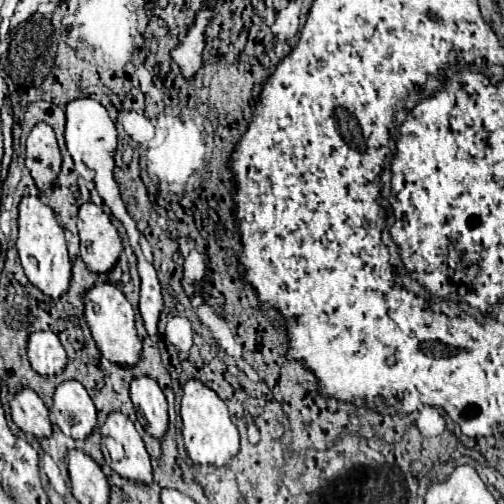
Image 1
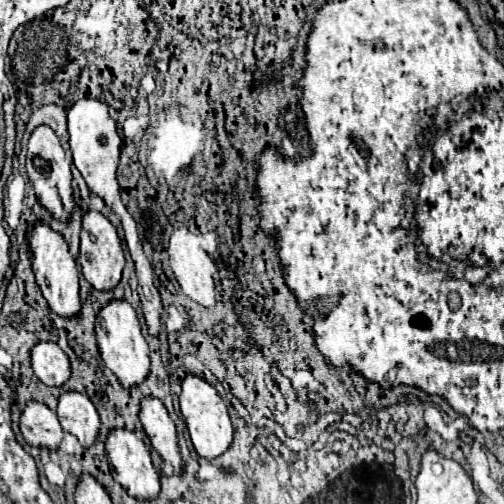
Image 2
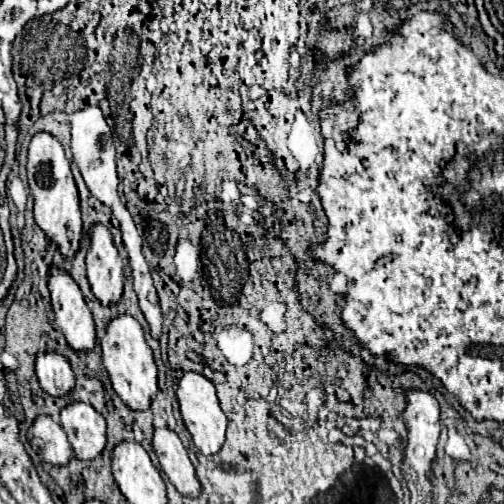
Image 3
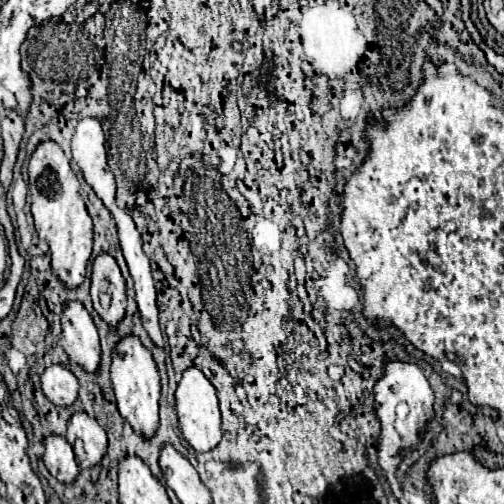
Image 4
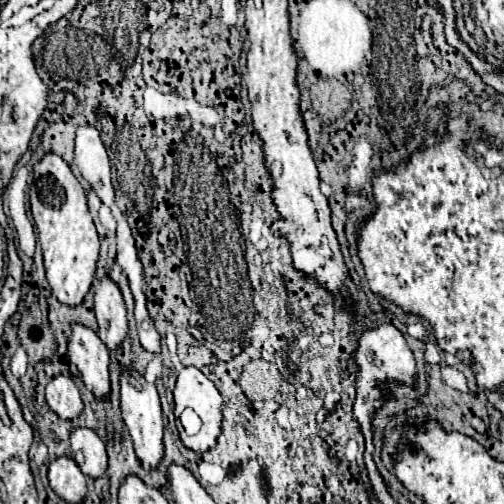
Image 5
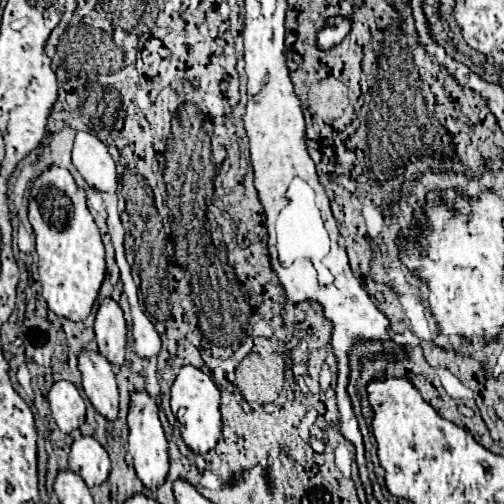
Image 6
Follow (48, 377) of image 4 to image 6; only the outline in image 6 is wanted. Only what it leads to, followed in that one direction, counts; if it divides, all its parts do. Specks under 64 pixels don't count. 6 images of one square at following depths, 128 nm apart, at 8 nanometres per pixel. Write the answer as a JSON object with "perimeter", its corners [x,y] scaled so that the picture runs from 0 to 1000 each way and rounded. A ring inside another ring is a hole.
{"perimeter":[[[115,754],[95,778],[99,817],[115,849],[131,861],[167,841],[167,794],[143,758]]]}

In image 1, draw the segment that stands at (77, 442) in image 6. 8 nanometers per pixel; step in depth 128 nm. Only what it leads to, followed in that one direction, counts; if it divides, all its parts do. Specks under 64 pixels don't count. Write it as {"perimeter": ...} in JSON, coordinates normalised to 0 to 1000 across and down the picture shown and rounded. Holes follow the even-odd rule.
{"perimeter":[[[131,754],[111,770],[99,829],[131,865],[143,865],[147,873],[163,873],[187,853],[190,810],[155,754]]]}

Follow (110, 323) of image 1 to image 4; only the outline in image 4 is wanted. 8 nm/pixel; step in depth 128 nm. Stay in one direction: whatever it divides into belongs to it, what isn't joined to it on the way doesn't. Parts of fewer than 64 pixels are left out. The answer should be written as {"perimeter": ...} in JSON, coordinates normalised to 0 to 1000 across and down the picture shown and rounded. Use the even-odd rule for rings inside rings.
{"perimeter":[[[254,663],[254,667],[242,667],[226,683],[218,746],[222,746],[222,766],[226,766],[238,821],[250,829],[250,837],[262,841],[262,849],[270,849],[270,857],[278,857],[286,865],[302,865],[313,849],[317,742],[313,742],[306,710],[302,710],[302,698],[278,679],[274,667]]]}

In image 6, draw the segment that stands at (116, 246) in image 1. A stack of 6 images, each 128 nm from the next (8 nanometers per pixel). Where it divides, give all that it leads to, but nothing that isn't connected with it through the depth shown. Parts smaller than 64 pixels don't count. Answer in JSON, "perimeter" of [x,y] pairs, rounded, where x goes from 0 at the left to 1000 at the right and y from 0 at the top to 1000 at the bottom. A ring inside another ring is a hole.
{"perimeter":[[[218,587],[198,599],[187,659],[190,659],[194,694],[222,722],[242,722],[250,694],[250,635],[242,611]]]}

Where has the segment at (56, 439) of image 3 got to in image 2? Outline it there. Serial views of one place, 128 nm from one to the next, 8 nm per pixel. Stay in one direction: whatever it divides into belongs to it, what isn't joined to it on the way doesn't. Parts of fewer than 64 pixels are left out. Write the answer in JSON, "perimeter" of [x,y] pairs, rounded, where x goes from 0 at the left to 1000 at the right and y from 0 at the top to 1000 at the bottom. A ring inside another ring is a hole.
{"perimeter":[[[60,794],[48,806],[40,821],[40,857],[60,885],[75,889],[115,889],[119,873],[127,869],[115,825],[91,802],[71,794]]]}

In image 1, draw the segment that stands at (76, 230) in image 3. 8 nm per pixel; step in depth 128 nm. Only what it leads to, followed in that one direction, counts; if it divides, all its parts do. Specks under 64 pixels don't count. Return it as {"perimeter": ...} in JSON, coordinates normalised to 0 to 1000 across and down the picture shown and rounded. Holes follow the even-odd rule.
{"perimeter":[[[79,242],[71,246],[52,278],[52,333],[60,337],[71,369],[91,377],[103,369],[107,353],[115,349],[123,329],[123,310],[111,286],[107,258]]]}

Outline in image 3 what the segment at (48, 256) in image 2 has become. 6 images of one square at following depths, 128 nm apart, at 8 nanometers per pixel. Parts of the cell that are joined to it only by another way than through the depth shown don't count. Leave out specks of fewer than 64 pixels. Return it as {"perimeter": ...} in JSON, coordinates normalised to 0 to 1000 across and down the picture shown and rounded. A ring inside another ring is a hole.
{"perimeter":[[[99,524],[95,532],[95,575],[103,595],[103,615],[111,627],[111,643],[131,667],[131,679],[151,694],[183,694],[187,690],[187,635],[163,579],[135,536]]]}

